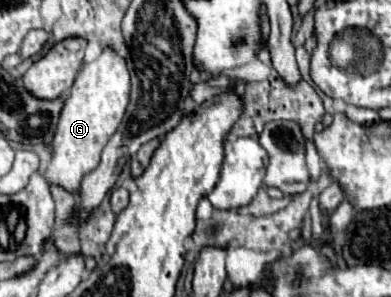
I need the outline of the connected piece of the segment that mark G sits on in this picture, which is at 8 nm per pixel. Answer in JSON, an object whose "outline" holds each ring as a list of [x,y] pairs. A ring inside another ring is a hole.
{"outline":[[[105,48],[95,62],[85,64],[81,68],[71,88],[71,94],[61,110],[57,132],[51,144],[53,156],[43,174],[51,186],[61,186],[73,194],[81,190],[81,178],[99,166],[101,152],[107,140],[115,134],[117,126],[123,120],[123,114],[129,104],[129,90],[131,84],[127,64],[111,48]]]}

